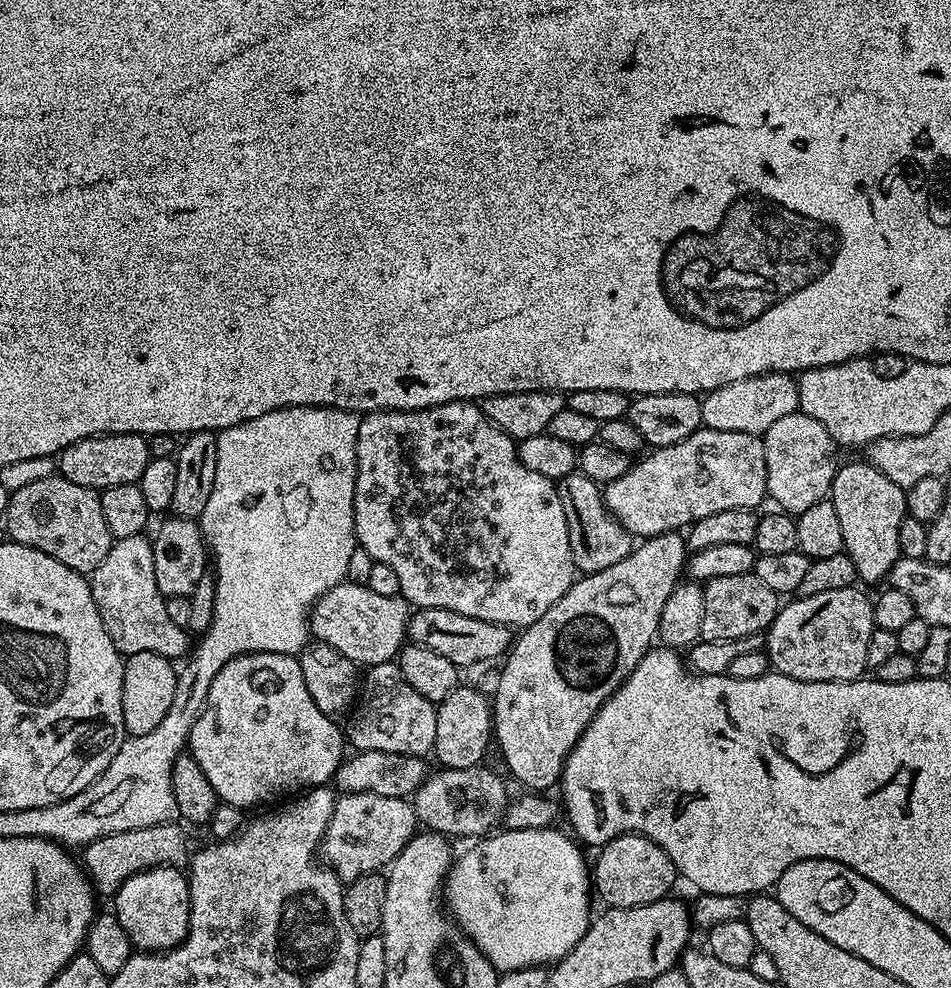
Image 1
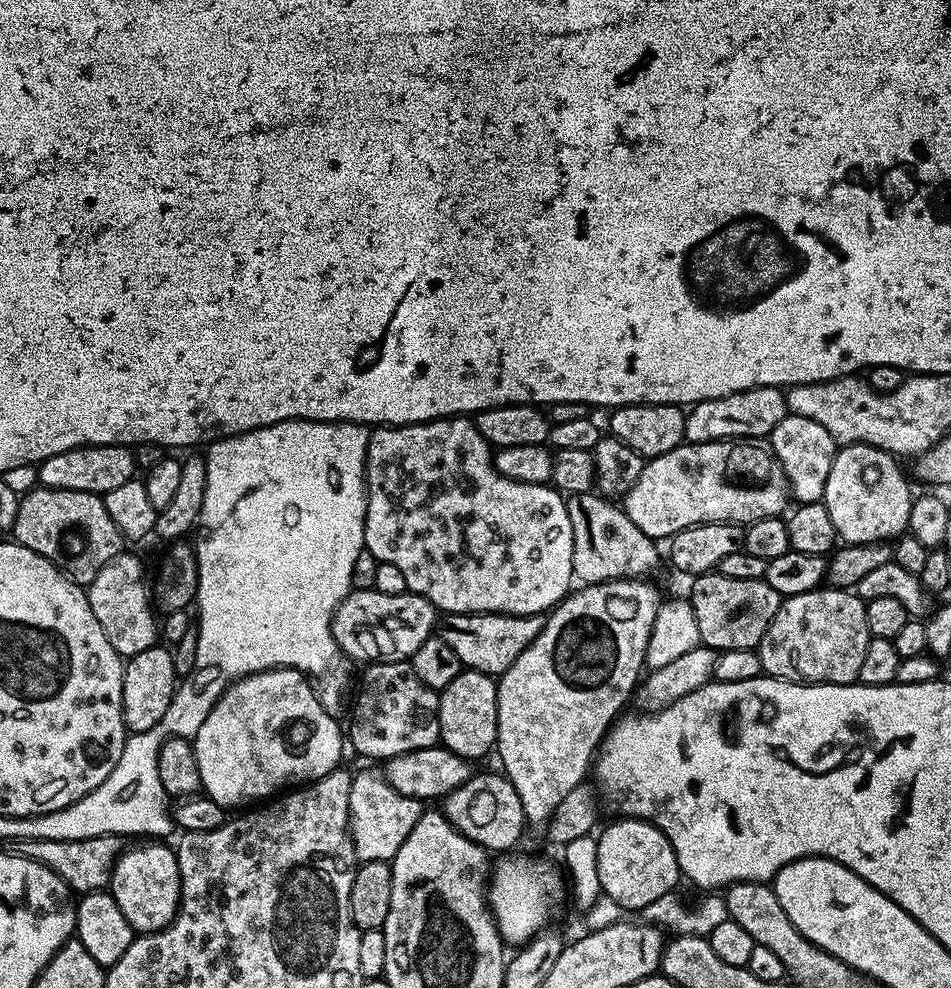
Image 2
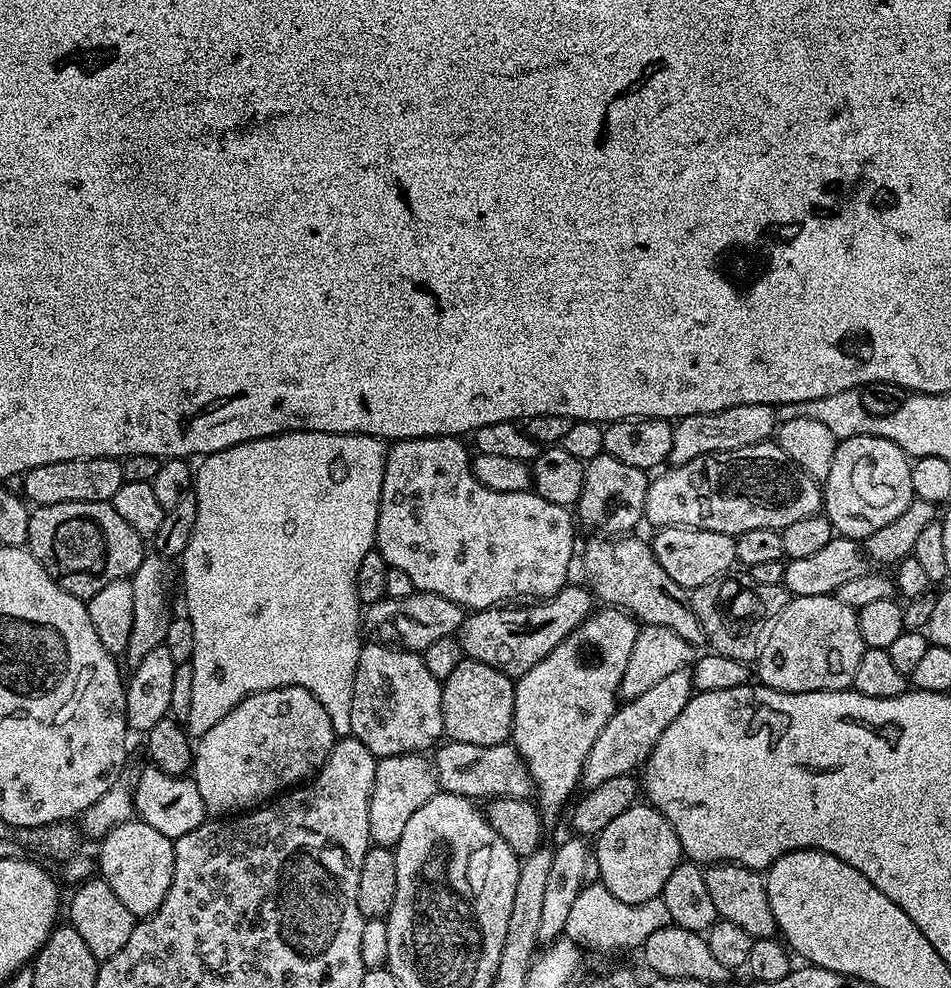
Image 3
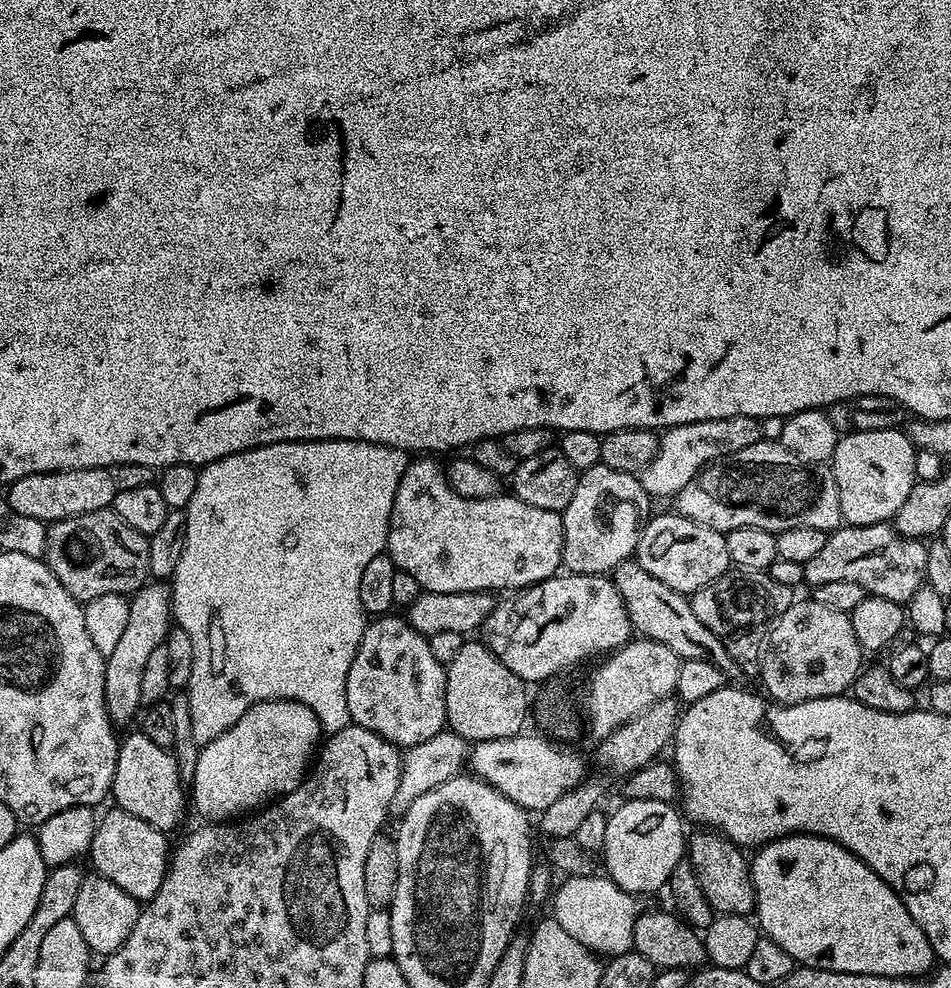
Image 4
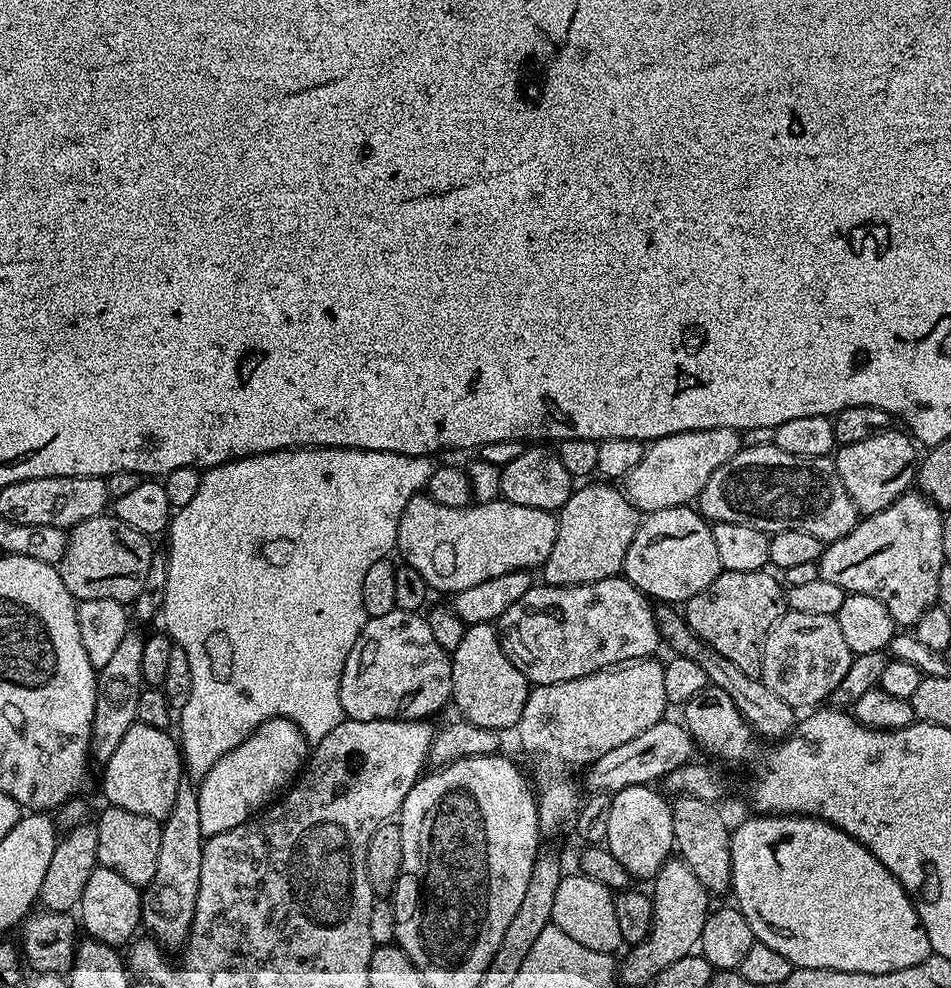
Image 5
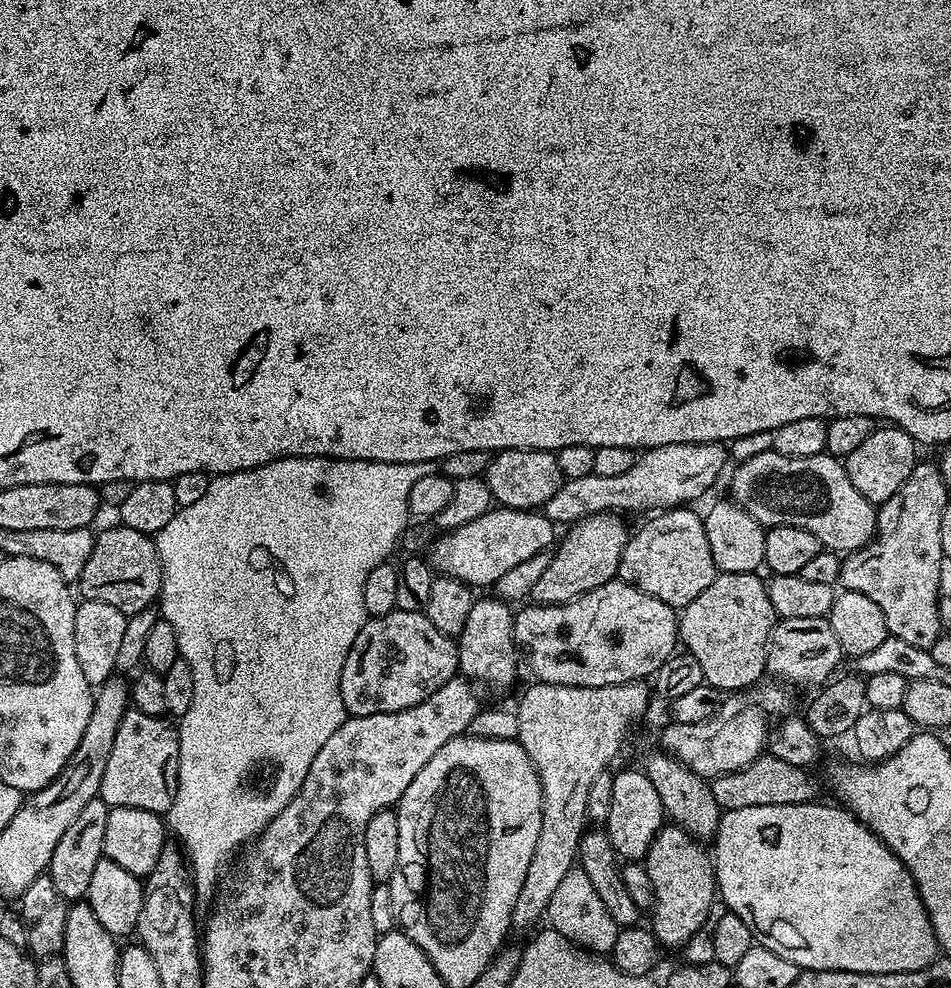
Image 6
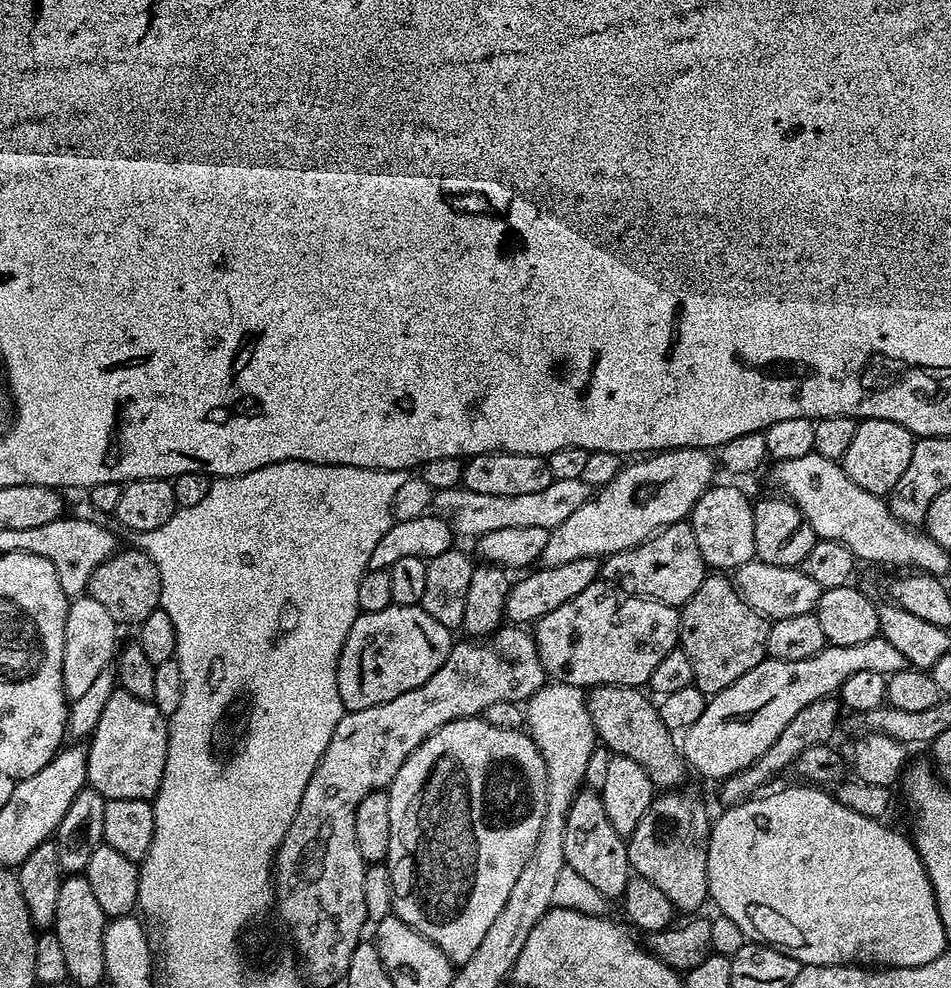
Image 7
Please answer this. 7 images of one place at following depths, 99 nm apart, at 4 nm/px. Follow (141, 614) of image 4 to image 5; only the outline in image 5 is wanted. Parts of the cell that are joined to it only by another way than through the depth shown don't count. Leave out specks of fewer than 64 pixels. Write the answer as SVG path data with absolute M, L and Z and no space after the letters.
M130 630L126 638L122 638L116 653L106 662L106 666L98 669L96 678L96 701L94 702L94 722L92 723L91 755L103 762L114 754L118 742L126 735L126 730L138 721L138 698L146 685L142 678L142 646L145 637L139 636L136 630Z

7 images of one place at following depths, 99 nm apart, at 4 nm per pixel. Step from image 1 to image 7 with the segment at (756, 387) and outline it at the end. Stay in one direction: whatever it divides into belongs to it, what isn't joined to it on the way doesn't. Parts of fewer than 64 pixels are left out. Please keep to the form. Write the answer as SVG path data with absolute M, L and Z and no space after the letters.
M553 480L546 490L538 494L518 496L495 496L474 494L468 488L459 486L442 489L434 496L434 508L457 533L479 538L500 530L514 530L515 527L532 526L549 530L562 526L566 518L581 508L590 499L590 489L583 480Z

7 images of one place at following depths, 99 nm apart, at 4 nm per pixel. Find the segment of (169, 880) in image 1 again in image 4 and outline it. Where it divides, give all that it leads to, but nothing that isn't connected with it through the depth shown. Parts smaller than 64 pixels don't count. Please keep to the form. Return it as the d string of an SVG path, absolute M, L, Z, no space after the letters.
M115 806L109 807L108 813L99 817L96 829L94 830L94 842L90 846L88 856L97 873L106 878L110 878L110 882L114 882L114 886L119 886L121 890L126 890L126 894L130 894L130 898L141 902L147 902L154 898L154 894L158 894L158 890L164 881L164 875L168 873L168 865L170 863L170 848L168 850L169 837L165 833L160 832L154 826L150 826L150 822L142 822L142 818L134 818L134 814L126 814L126 810Z

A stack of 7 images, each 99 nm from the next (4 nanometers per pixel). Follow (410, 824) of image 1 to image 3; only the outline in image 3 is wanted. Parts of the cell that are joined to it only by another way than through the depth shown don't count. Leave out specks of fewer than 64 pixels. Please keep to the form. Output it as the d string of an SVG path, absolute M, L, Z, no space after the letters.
M418 752L382 756L376 761L376 781L368 799L371 843L381 848L392 848L402 838L406 822L431 796L436 795L436 769L427 755Z

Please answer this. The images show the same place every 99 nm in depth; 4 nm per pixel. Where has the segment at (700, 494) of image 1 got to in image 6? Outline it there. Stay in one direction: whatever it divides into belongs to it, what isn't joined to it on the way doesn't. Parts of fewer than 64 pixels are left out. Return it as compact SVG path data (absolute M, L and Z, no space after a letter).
M771 450L748 456L732 472L731 499L740 505L750 518L770 528L805 528L825 549L837 554L856 552L871 542L876 535L876 508L854 490L854 482L846 474L843 463L837 457L821 454L810 458L786 458Z

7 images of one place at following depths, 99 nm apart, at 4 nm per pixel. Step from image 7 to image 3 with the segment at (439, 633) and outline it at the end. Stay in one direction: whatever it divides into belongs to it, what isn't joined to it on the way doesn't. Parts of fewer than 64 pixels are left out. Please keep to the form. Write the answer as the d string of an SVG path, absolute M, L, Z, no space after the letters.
M384 642L371 643L361 647L356 667L350 702L352 736L377 758L407 752L427 753L427 748L431 749L445 735L442 681L426 670L421 653Z

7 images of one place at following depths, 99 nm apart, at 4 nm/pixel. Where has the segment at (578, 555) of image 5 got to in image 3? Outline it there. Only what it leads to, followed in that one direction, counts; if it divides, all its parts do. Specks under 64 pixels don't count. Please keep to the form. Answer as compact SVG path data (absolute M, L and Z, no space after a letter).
M603 454L596 456L585 463L582 494L574 505L575 515L579 523L584 523L592 534L604 538L619 538L631 533L635 529L632 527L644 520L644 503L649 483L650 476L645 469L626 466L626 462L618 462L618 458Z

